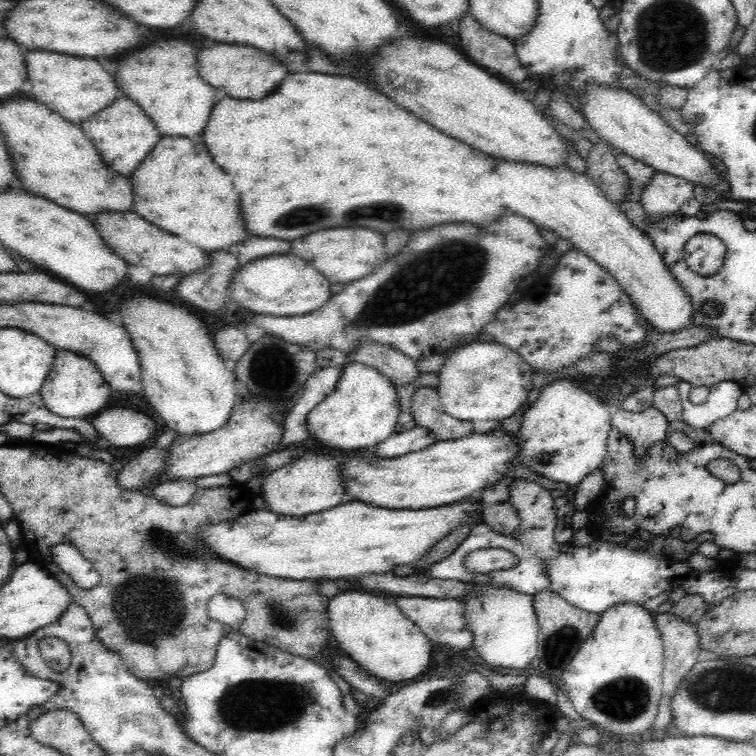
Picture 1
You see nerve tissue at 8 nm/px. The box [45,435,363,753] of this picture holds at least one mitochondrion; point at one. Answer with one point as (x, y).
(255, 704)

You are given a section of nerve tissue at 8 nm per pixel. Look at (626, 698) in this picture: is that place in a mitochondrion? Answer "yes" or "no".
yes

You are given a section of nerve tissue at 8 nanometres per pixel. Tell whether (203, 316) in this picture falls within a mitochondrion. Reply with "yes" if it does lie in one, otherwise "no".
no

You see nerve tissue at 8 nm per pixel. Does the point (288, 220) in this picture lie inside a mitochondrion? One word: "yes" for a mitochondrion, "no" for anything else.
yes

